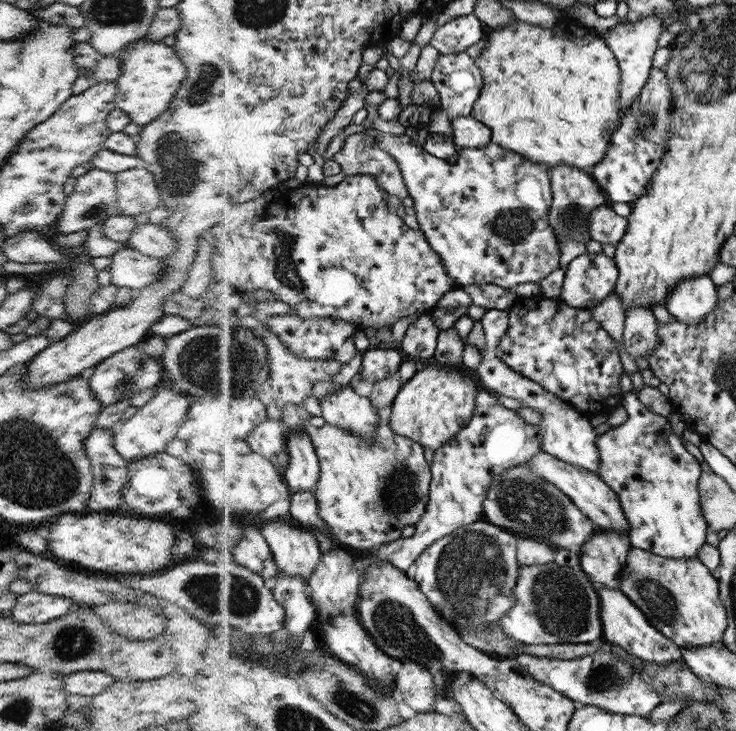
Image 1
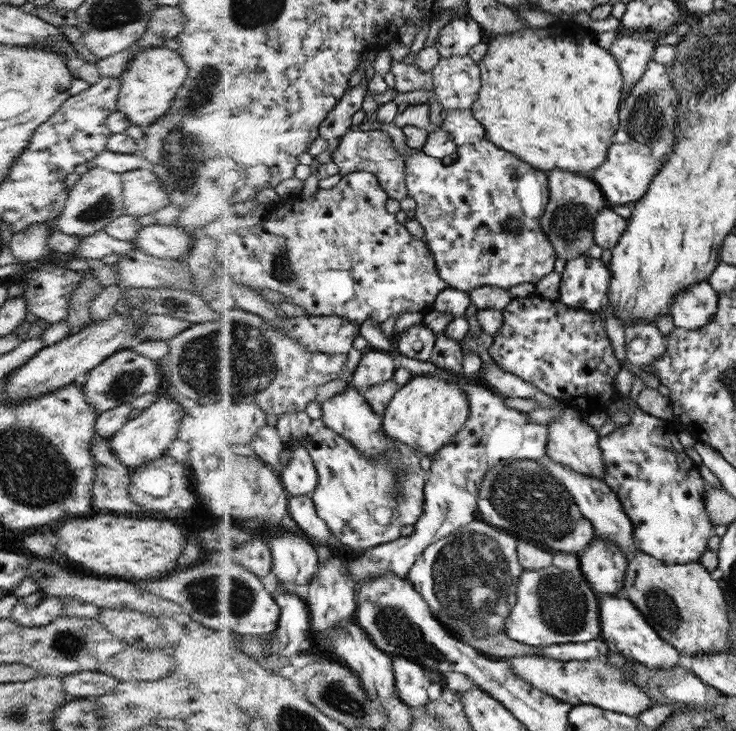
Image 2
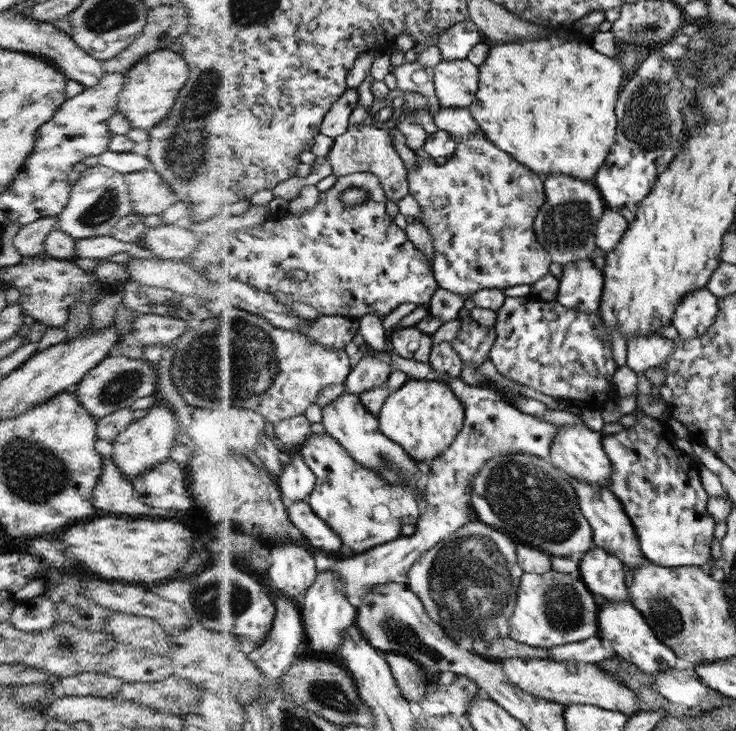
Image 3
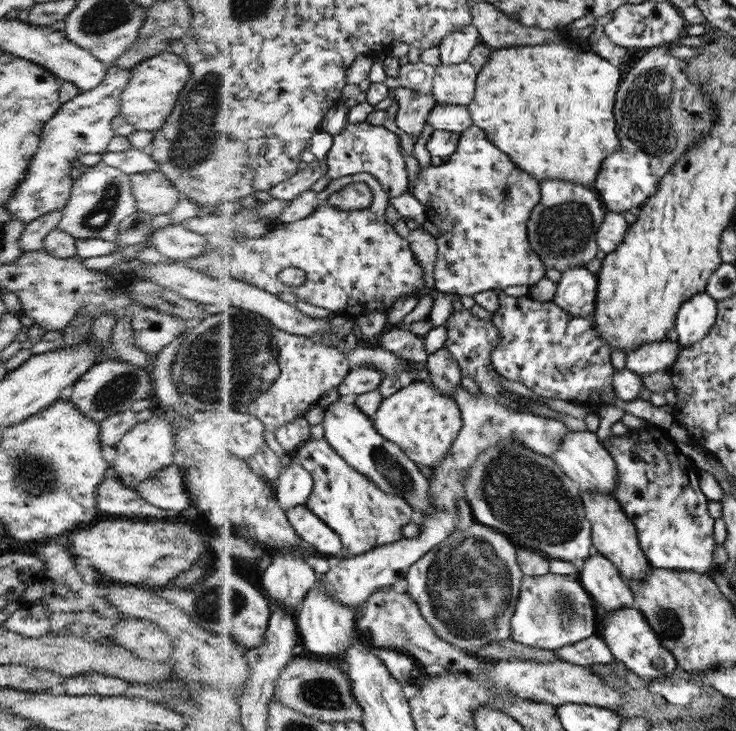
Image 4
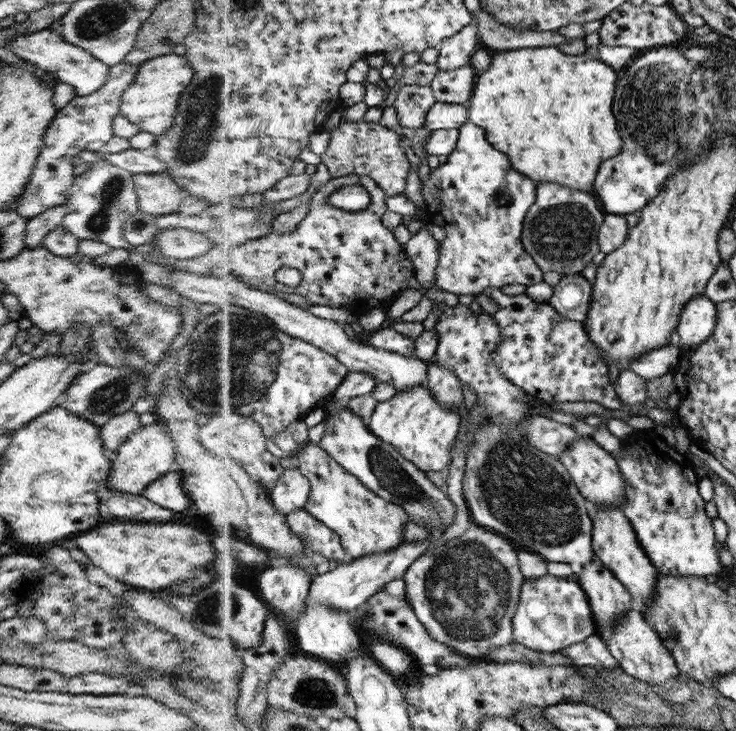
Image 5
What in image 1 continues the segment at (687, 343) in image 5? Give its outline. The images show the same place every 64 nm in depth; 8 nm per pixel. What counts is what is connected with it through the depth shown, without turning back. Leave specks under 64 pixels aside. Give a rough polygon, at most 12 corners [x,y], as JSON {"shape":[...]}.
{"shape":[[705,274],[671,288],[664,306],[680,323],[715,312],[715,280]]}

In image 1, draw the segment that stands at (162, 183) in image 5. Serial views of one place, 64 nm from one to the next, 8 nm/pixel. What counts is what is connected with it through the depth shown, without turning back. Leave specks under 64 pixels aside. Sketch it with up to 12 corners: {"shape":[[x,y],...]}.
{"shape":[[147,168],[116,176],[119,214],[135,217],[162,205]]}

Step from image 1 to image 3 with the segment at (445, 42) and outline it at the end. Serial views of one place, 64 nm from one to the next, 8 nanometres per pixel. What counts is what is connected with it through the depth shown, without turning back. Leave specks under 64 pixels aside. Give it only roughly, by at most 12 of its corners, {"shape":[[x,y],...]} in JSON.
{"shape":[[461,22],[438,38],[443,60],[466,60],[482,40],[475,22]]}

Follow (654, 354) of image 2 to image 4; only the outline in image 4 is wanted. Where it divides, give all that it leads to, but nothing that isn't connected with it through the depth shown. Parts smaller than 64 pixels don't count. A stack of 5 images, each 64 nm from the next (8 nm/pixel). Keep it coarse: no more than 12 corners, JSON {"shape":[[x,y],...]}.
{"shape":[[677,341],[647,342],[627,354],[625,368],[637,375],[668,371]]}

